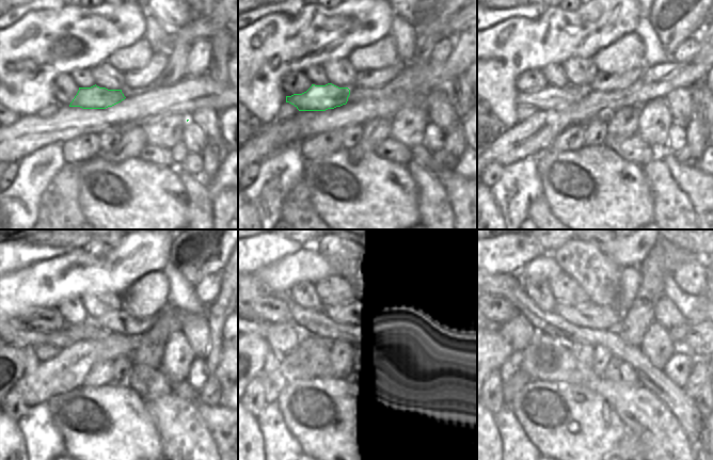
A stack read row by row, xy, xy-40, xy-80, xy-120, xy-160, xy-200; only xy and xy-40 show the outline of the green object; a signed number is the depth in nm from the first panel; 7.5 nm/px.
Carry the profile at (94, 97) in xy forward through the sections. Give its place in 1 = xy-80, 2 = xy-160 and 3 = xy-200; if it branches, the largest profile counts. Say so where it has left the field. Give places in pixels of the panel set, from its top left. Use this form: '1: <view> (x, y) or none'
1: xy-80 (552, 96)
2: xy-160 (259, 328)
3: xy-200 (498, 327)

